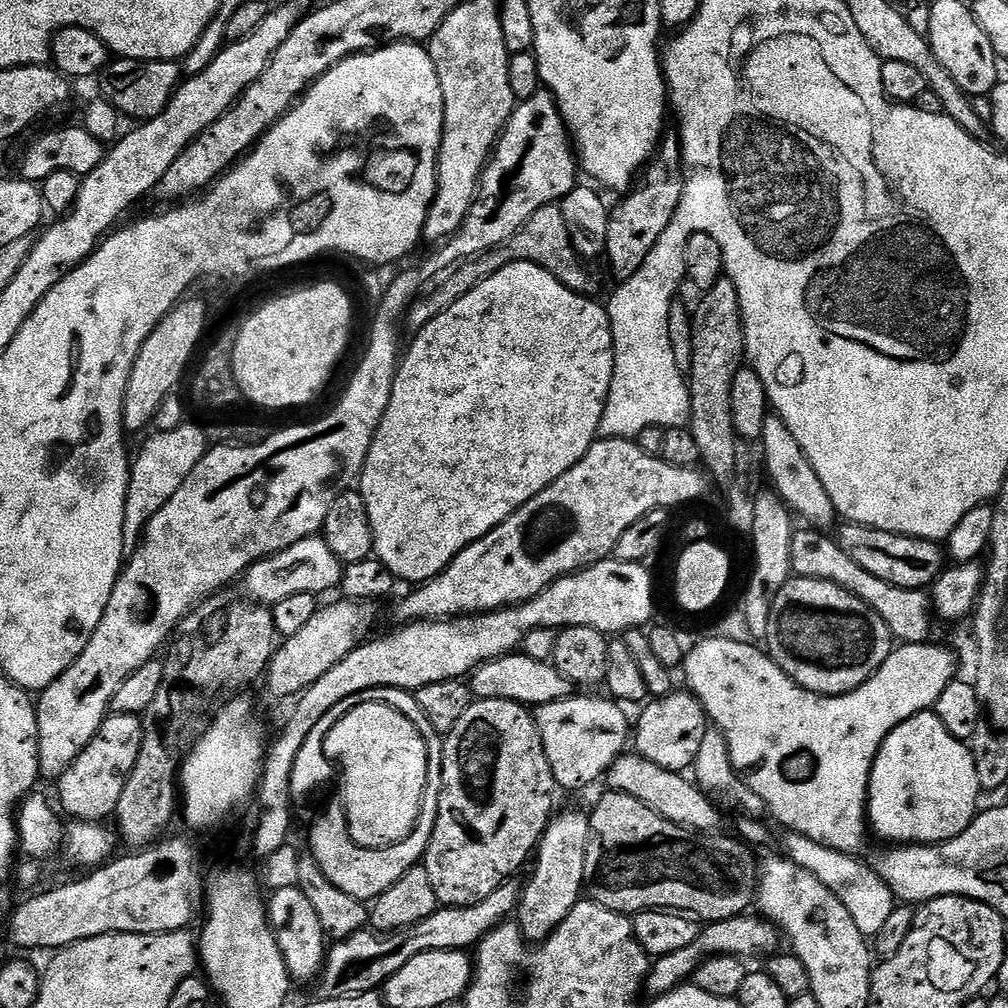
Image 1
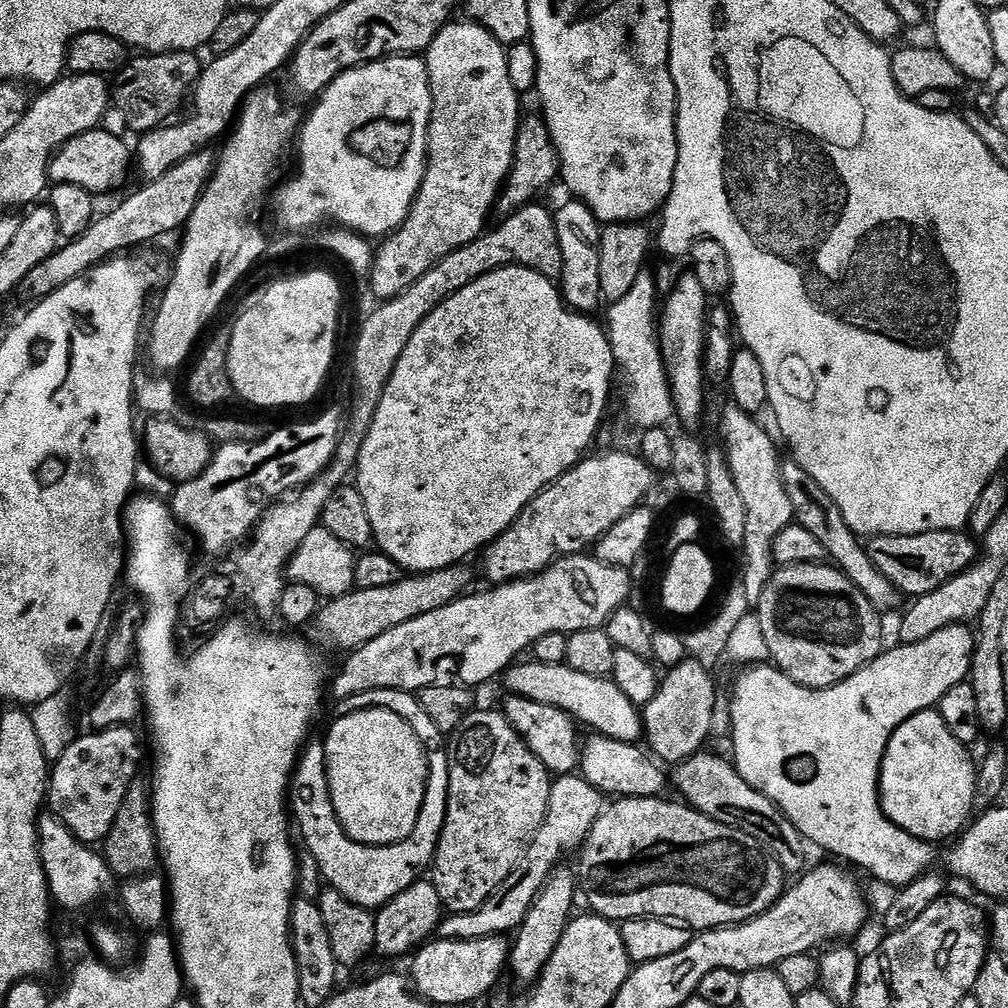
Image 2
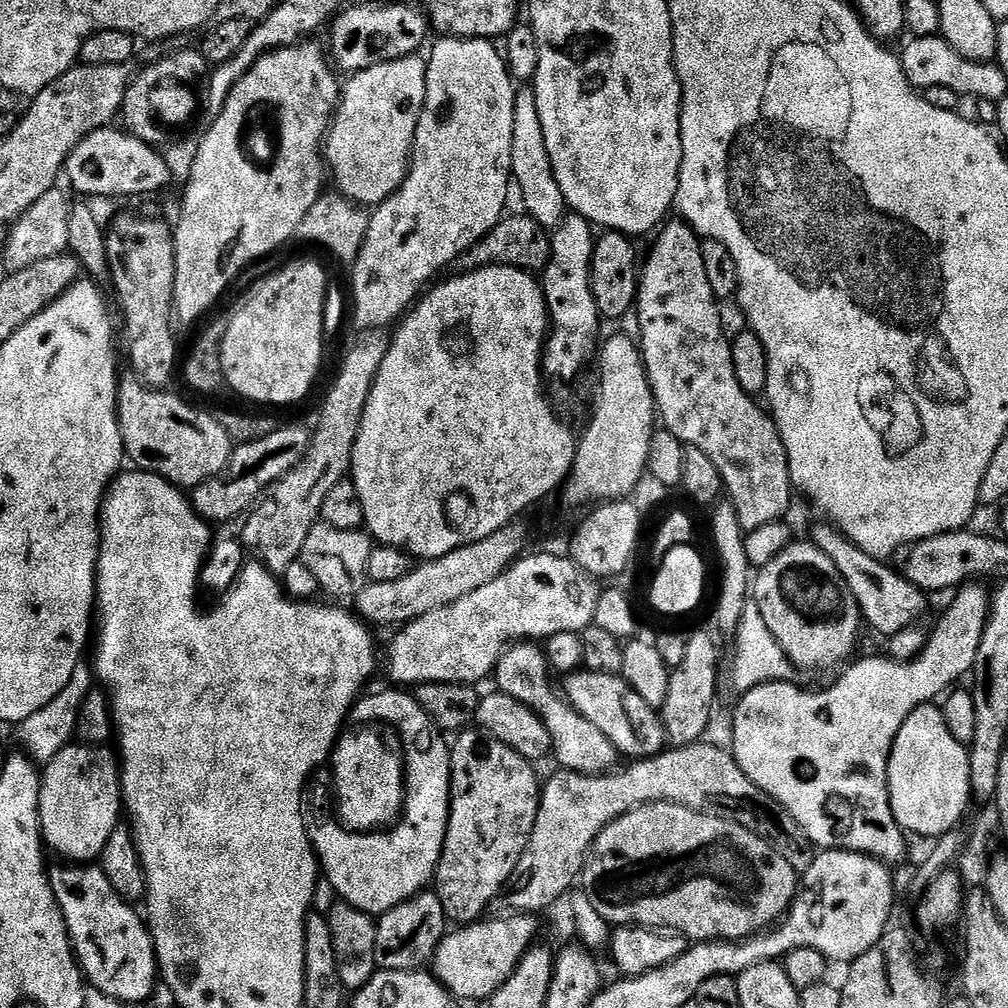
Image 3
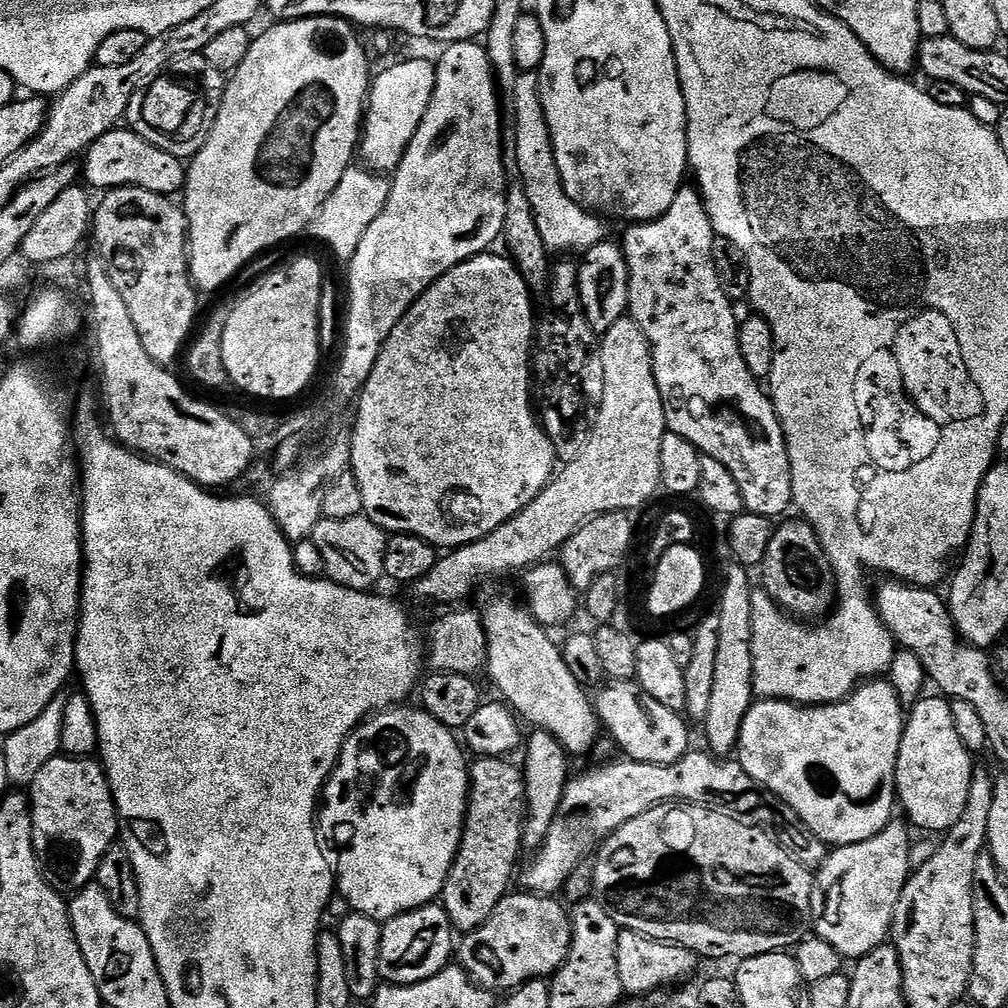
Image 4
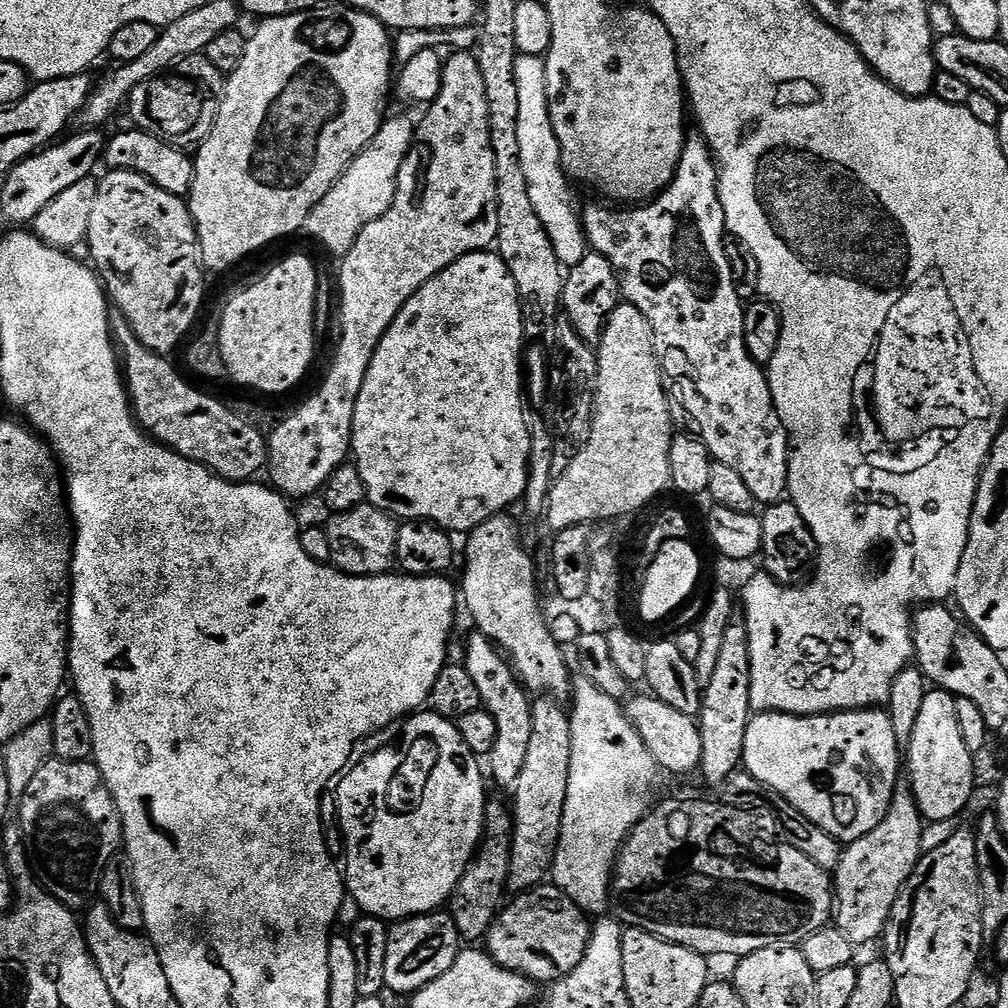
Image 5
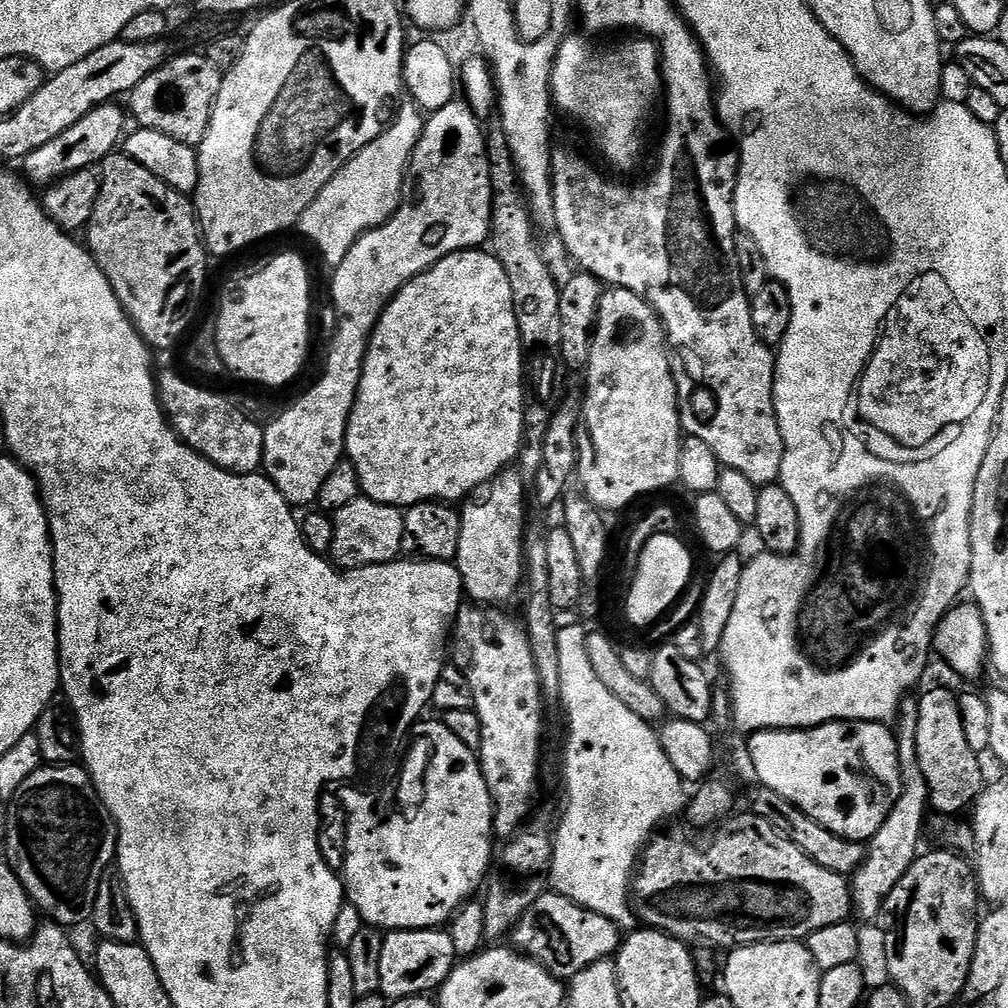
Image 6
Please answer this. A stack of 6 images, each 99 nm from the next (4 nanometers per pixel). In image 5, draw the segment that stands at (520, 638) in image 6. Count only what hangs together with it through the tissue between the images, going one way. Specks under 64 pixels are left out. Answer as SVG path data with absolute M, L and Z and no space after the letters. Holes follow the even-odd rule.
M472 634L468 640L468 649L462 657L464 669L474 678L474 686L478 686L480 702L485 712L494 718L496 741L490 753L492 760L492 776L502 787L511 789L515 785L522 764L526 757L526 746L530 738L532 705L529 693L523 684L516 679L511 664L503 652L479 634Z

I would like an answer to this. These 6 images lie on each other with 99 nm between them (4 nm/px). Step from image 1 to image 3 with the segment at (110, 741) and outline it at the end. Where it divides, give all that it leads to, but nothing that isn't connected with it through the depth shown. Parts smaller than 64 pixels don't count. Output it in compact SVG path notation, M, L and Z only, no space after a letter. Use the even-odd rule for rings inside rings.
M71 742L52 761L45 763L40 778L40 835L45 845L68 862L99 861L110 834L121 827L120 812L125 811L124 787L120 784L121 761L111 747Z

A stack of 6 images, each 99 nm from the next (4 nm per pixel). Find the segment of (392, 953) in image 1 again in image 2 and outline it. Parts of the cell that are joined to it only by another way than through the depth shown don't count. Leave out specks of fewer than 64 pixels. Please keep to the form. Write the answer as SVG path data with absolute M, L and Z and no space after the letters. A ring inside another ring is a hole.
M569 774L567 776L556 776L552 781L550 790L550 802L546 806L546 818L542 826L532 836L528 847L524 850L519 862L514 866L514 870L478 906L478 910L469 912L454 912L445 915L441 919L438 929L438 936L441 940L473 940L474 938L490 938L491 936L507 937L515 933L516 929L523 924L534 898L542 890L545 882L551 878L552 873L561 867L564 852L579 849L584 840L590 834L594 822L599 818L606 807L606 797L590 782L586 782L579 774Z

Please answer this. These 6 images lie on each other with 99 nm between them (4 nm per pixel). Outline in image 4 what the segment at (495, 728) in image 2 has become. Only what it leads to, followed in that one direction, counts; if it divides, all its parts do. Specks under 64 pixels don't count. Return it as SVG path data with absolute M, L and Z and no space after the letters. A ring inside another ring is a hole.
M485 756L477 759L470 768L464 833L442 893L442 906L453 929L460 934L473 932L494 914L494 906L509 895L518 872L516 863L522 855L521 828L526 815L522 795L524 773L508 762L498 756Z

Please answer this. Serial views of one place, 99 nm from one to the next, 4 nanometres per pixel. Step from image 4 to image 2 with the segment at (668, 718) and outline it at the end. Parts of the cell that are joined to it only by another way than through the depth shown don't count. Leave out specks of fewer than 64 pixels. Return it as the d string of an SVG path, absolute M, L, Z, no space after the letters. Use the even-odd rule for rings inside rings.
M537 662L530 664L513 663L503 673L502 681L507 691L514 696L530 698L534 702L542 702L542 706L554 706L565 712L573 720L584 724L593 733L609 736L627 744L635 744L644 735L644 718L641 709L637 708L622 690L610 678L590 678L590 674L578 674L570 670L565 663L546 665Z

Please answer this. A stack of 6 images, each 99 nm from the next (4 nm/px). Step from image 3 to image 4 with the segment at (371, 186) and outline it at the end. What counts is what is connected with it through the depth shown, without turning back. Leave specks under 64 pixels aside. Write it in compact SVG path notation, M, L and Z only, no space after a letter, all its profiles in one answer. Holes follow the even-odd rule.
M404 60L371 81L362 125L358 156L371 171L388 174L400 165L408 143L414 138L436 85L436 65L428 60Z

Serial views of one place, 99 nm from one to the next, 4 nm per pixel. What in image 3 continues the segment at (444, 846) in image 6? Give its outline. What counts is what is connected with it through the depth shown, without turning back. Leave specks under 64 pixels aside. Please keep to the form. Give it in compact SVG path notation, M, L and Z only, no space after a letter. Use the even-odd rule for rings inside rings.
M388 686L385 692L372 692L361 695L356 702L356 716L360 720L372 720L381 726L395 724L403 730L404 740L408 740L408 756L412 756L412 793L408 795L408 817L404 824L392 832L392 836L379 836L375 832L367 832L364 836L344 836L344 830L324 822L311 829L312 847L315 848L323 875L329 880L331 891L343 903L354 906L373 918L394 910L411 896L425 891L433 883L436 868L444 854L444 843L448 834L448 819L452 810L452 754L445 733L436 727L430 714L418 706L415 695L411 691L401 690L396 686Z

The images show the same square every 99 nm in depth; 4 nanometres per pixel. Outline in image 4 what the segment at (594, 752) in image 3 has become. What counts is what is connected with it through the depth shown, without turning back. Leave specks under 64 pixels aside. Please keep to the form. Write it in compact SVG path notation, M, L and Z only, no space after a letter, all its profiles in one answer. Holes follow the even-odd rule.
M500 596L482 608L488 643L486 673L493 686L505 696L501 697L508 707L525 721L528 719L533 729L548 731L568 754L584 752L602 728L593 701L584 693L587 692L585 685L570 674L561 645L548 637L549 629L539 624L527 607L517 600Z

